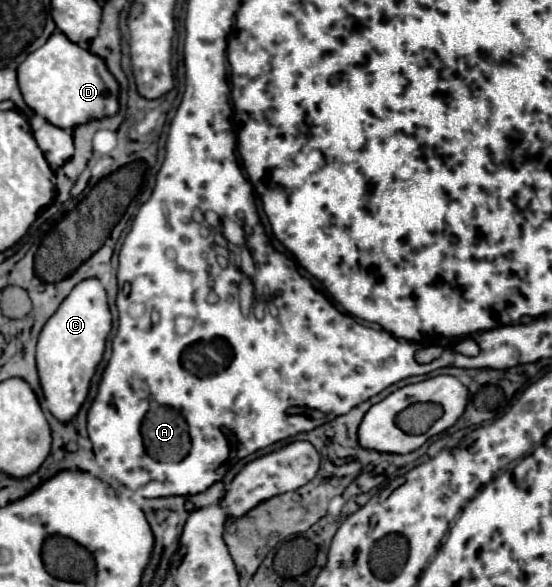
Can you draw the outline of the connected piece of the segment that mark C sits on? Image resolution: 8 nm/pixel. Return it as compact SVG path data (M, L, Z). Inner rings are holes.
M86 278L86 282L74 286L74 290L64 298L62 306L58 306L42 328L36 348L38 376L46 404L58 420L72 420L86 400L90 380L104 354L110 328L112 314L106 302L106 290L98 278Z

